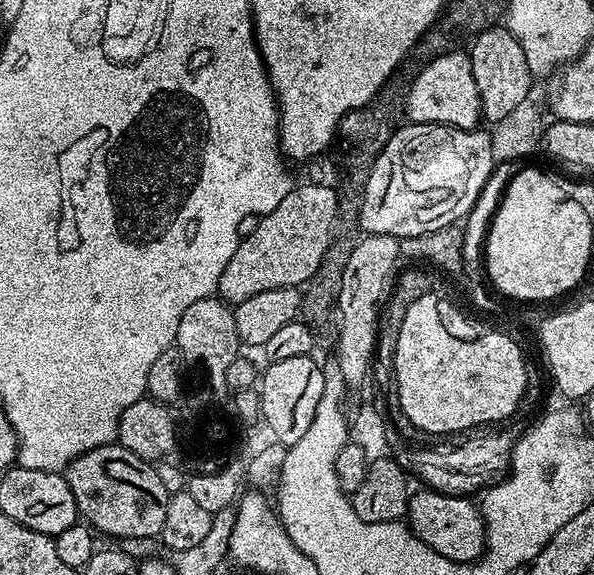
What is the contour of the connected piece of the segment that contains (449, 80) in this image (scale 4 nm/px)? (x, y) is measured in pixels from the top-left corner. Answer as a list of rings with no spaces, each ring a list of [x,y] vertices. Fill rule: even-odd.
[[[453,50],[443,56],[429,59],[424,68],[412,80],[412,85],[406,88],[406,116],[414,124],[449,124],[455,128],[476,128],[481,123],[480,99],[478,86],[474,86],[474,70],[472,57],[467,51]]]

